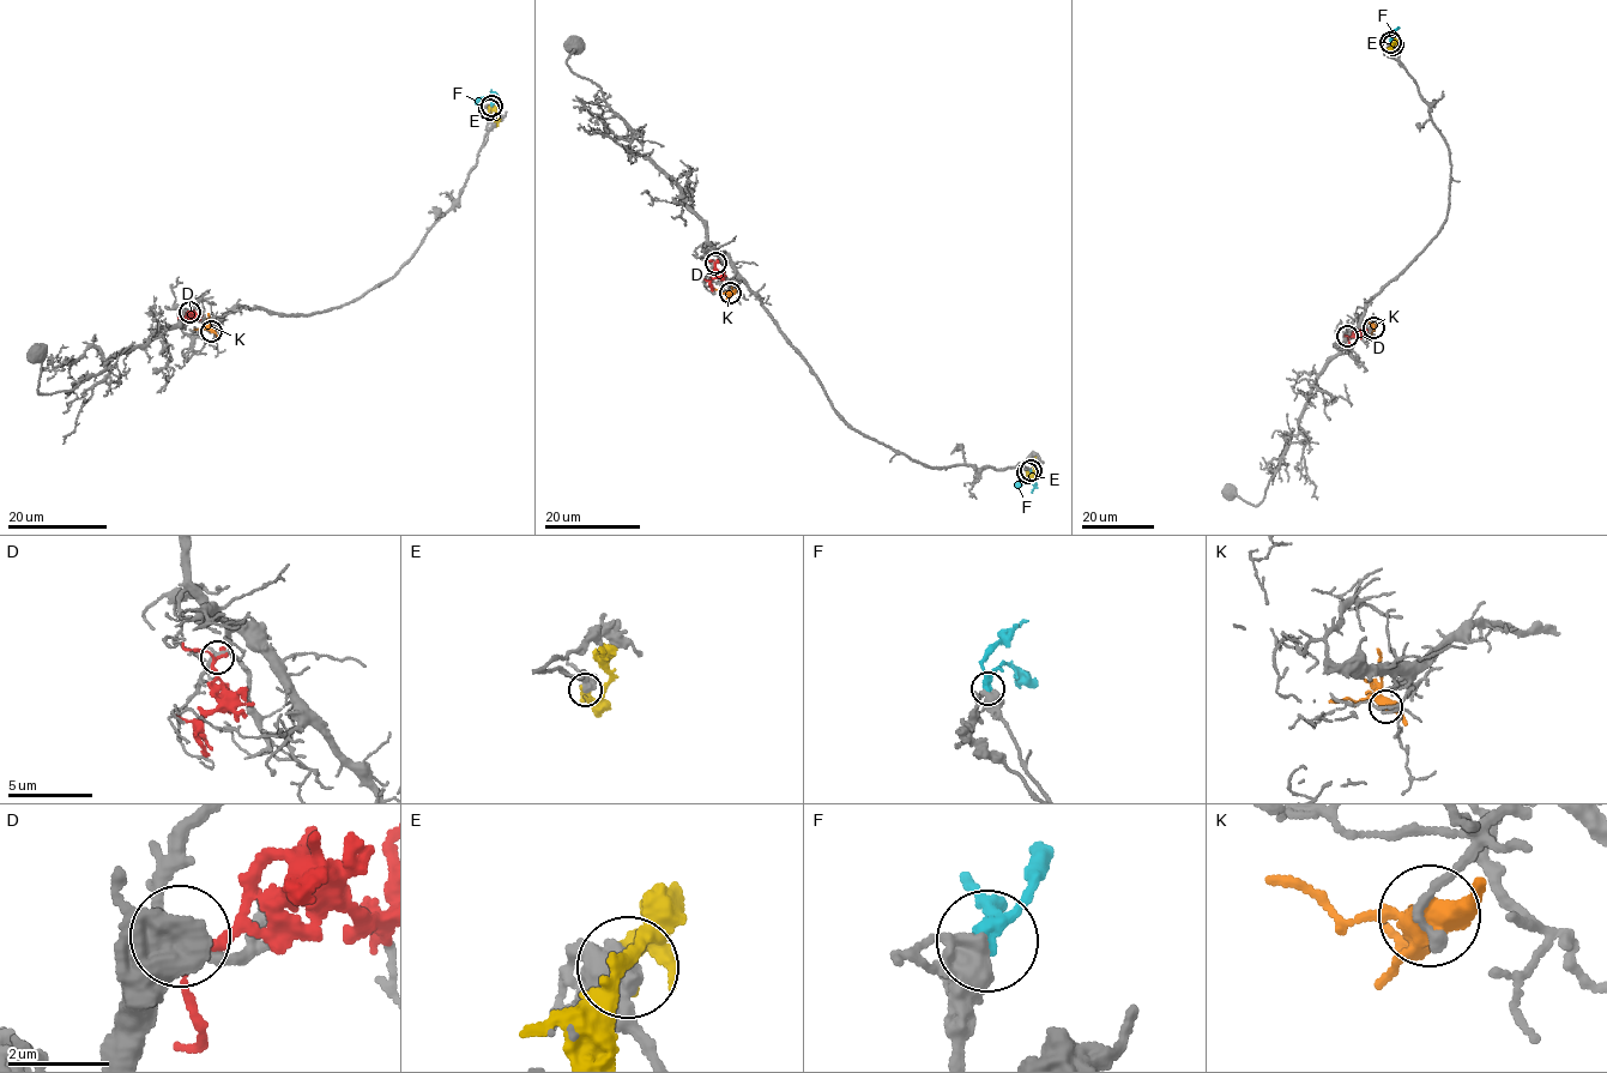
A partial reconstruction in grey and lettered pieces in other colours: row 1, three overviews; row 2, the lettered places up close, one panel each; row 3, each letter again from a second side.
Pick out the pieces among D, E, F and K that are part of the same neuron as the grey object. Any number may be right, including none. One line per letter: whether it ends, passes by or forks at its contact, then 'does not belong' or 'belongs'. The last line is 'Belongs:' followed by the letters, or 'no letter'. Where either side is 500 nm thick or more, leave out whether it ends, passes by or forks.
D: it passes by | does not belong
E: it passes by | does not belong
F: it passes by | belongs
K: it forks | does not belong
Belongs: F

